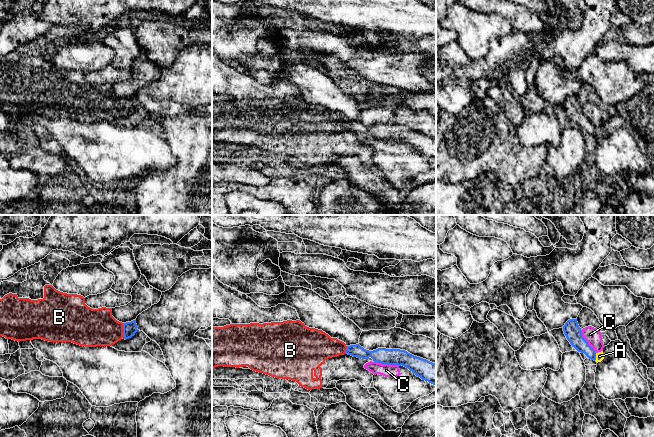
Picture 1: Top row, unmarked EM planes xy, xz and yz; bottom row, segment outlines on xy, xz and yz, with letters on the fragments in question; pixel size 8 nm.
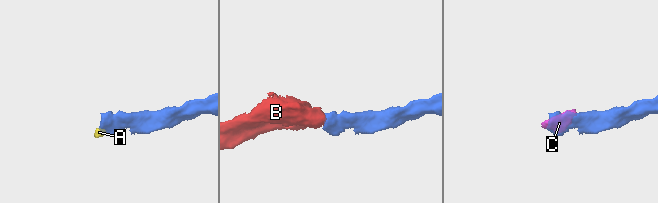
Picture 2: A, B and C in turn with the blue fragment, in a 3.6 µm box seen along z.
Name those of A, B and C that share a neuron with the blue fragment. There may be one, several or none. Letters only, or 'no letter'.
B

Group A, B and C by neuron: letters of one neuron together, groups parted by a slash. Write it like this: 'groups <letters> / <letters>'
groups A C / B

